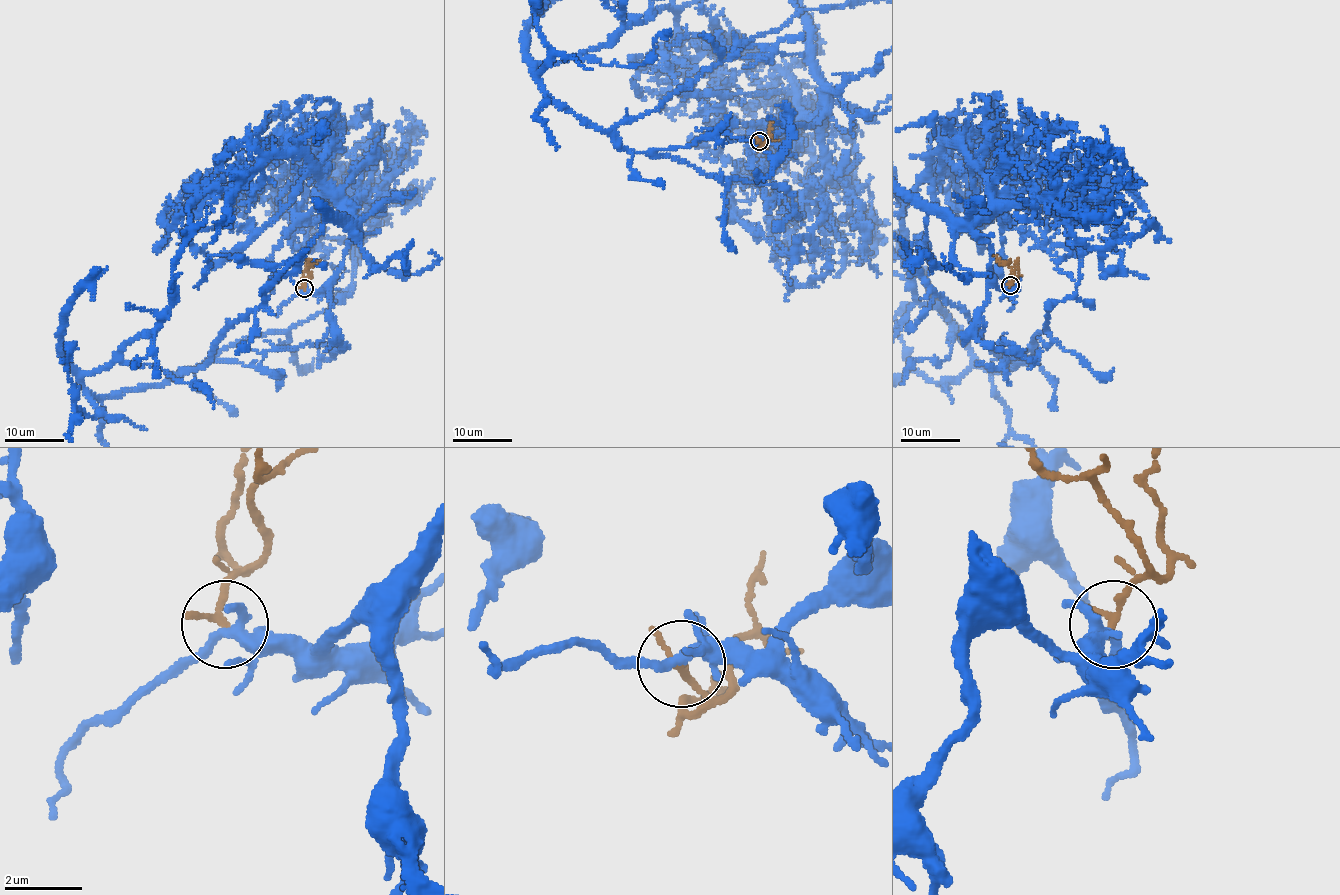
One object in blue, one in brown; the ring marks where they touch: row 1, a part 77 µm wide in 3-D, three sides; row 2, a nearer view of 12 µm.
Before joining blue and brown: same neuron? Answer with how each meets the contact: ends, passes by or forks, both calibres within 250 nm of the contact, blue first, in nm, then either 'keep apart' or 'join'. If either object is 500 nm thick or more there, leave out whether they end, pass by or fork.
blue forks there; brown passes by; 260 nm thick on the blue side, 150 nm on the other; keep apart

